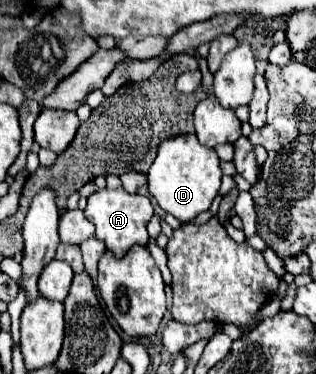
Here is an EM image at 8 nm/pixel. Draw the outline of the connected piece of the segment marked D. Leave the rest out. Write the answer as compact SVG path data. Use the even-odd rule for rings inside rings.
M173 135L169 139L163 139L159 153L147 173L149 179L149 193L155 197L155 201L177 217L181 223L187 223L195 219L199 213L207 211L215 195L221 187L221 167L219 157L213 149L199 143L197 135Z

